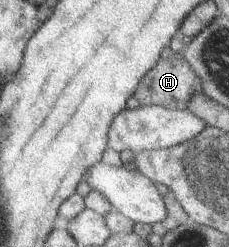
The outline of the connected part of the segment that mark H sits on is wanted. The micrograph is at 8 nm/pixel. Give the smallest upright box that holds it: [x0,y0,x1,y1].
[134,47,202,109]

